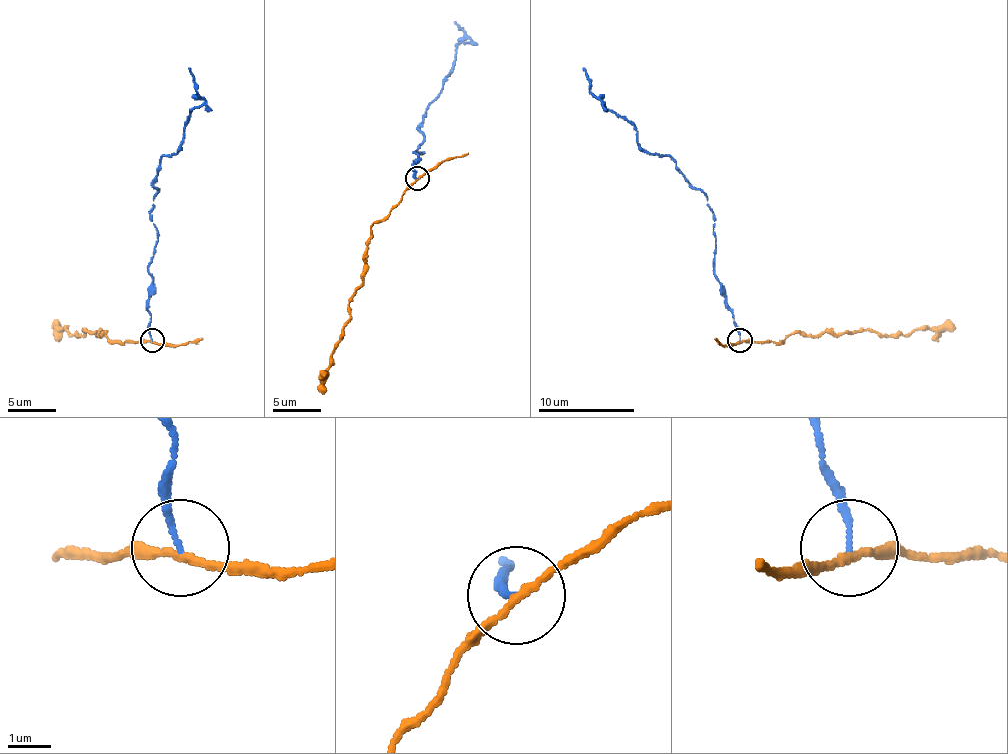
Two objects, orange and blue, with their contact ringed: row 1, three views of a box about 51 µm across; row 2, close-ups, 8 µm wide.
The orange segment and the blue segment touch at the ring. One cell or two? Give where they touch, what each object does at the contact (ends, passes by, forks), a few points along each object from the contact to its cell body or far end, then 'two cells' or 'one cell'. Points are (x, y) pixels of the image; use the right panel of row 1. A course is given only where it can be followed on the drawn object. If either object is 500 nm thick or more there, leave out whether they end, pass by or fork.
place (740, 340); orange passes by; blue ends; course orange (739, 342), (782, 342), (789, 335), (864, 330), (905, 335), (915, 330), (956, 327); course blue (739, 339), (715, 274), (715, 214), (708, 197), (674, 161), (645, 152), (633, 127), (590, 89), (582, 67); two cells

